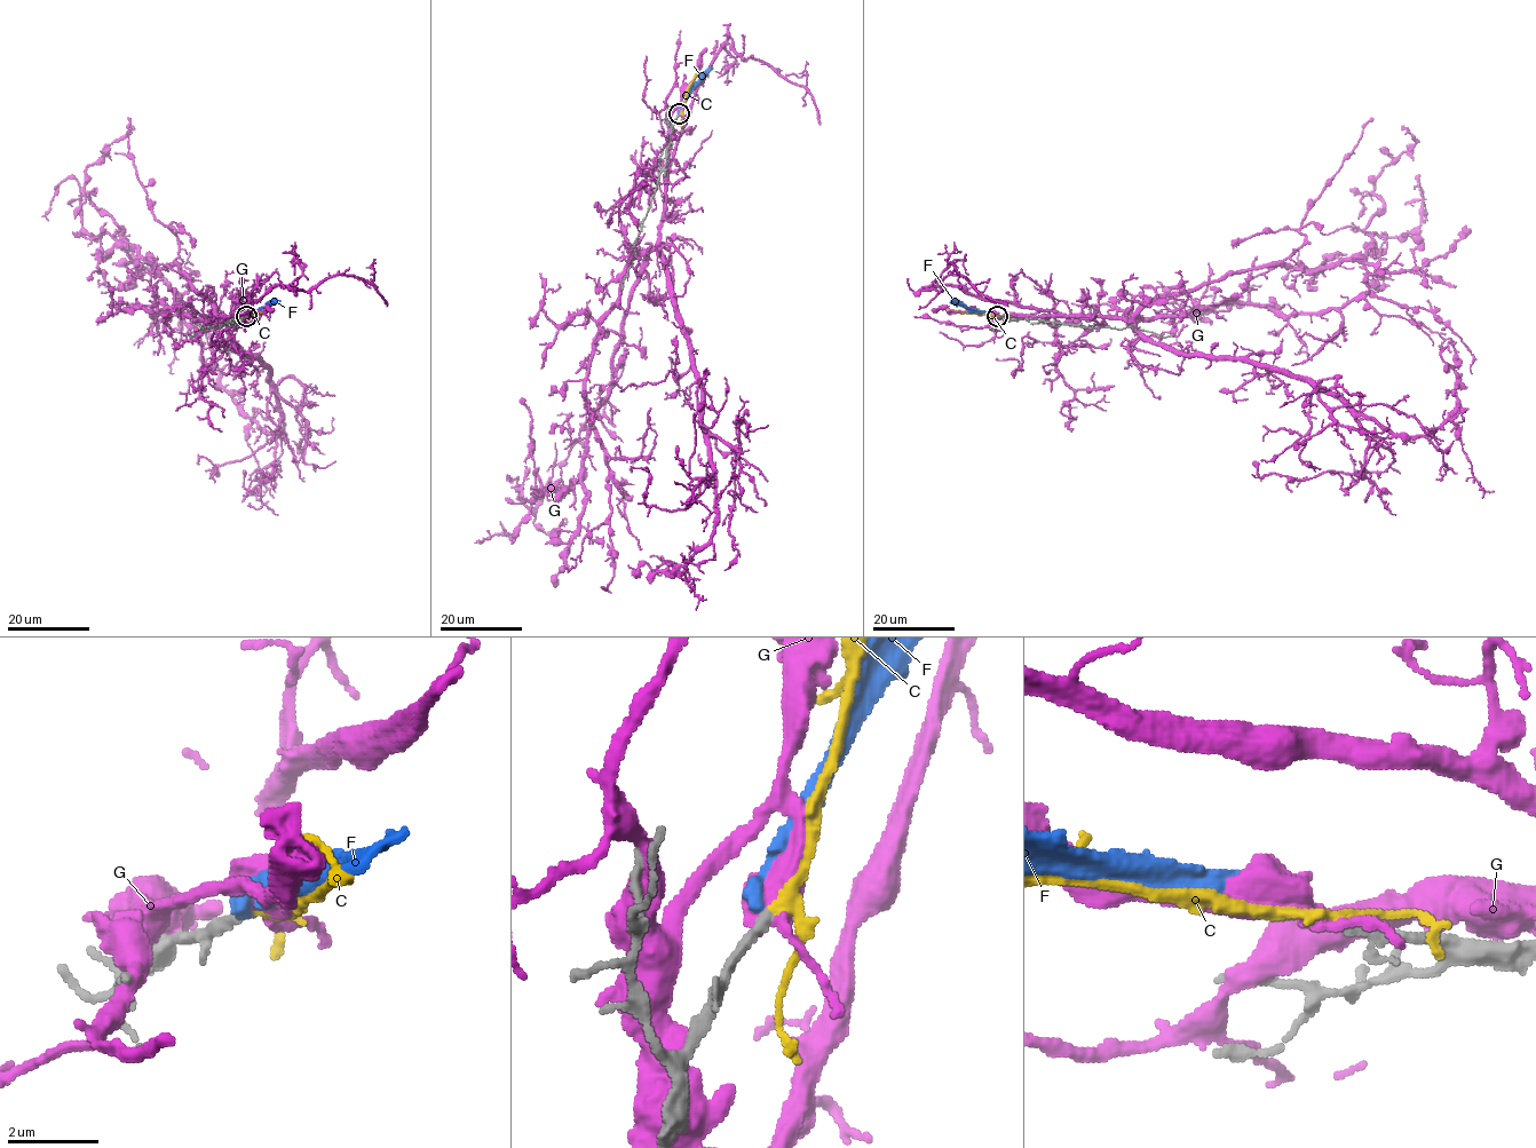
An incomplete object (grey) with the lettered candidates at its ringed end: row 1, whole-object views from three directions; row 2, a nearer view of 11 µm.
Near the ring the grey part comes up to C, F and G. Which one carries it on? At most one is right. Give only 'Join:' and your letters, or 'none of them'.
Join: C

